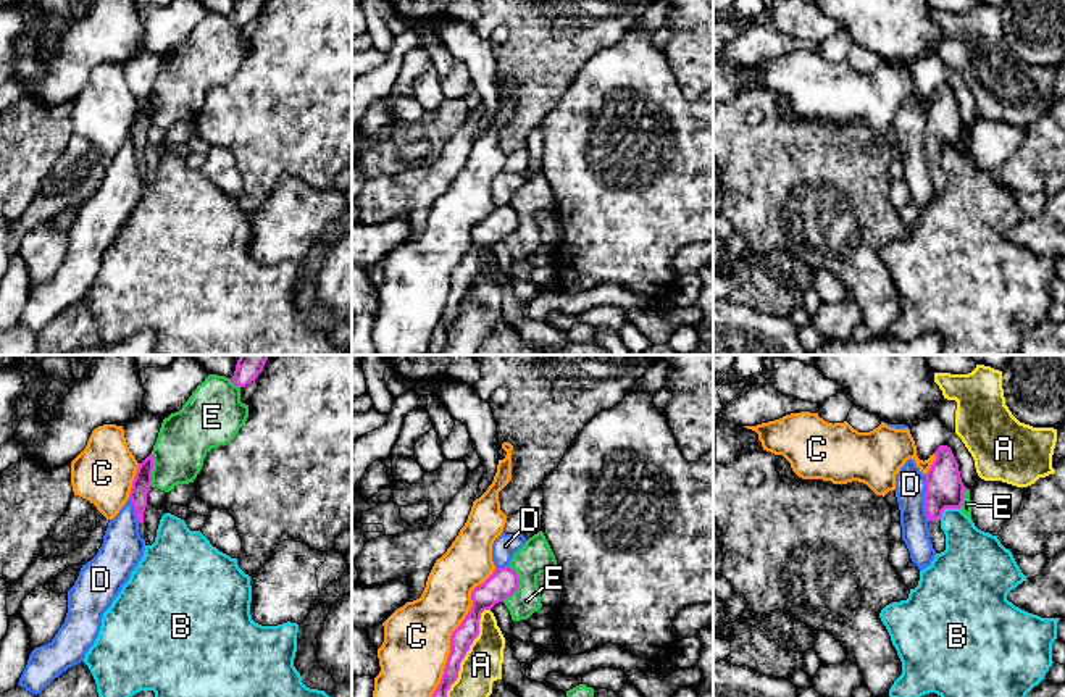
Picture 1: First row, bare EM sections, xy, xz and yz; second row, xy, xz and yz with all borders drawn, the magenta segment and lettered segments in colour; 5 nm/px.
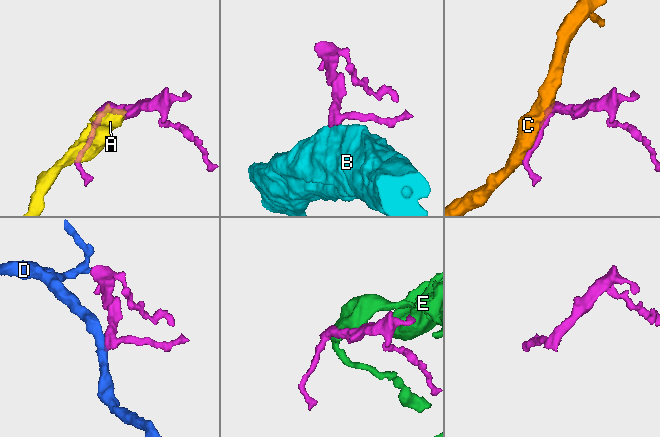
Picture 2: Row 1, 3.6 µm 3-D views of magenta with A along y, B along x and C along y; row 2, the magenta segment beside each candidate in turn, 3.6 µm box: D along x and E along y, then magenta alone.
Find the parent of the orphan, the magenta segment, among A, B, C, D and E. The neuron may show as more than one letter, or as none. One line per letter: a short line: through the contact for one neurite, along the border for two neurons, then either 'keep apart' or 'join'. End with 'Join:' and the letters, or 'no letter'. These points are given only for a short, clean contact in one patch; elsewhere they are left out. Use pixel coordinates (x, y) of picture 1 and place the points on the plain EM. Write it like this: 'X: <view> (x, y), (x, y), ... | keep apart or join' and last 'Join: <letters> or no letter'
A: keep apart
B: yz (959, 146), (948, 146), (939, 157) | keep apart
C: keep apart
D: yz (925, 113), (925, 152), (928, 158) | keep apart
E: keep apart
Join: no letter

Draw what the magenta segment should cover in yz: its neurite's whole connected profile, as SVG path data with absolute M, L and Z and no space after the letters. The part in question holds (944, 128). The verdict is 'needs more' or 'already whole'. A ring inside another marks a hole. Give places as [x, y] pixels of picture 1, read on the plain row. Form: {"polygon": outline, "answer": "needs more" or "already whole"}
{"polygon": "M939 84L936 98L926 111L925 148L928 153L929 177L936 192L946 189L946 173L941 155L946 147L962 147L963 129L958 102L947 84Z", "answer": "needs more"}

